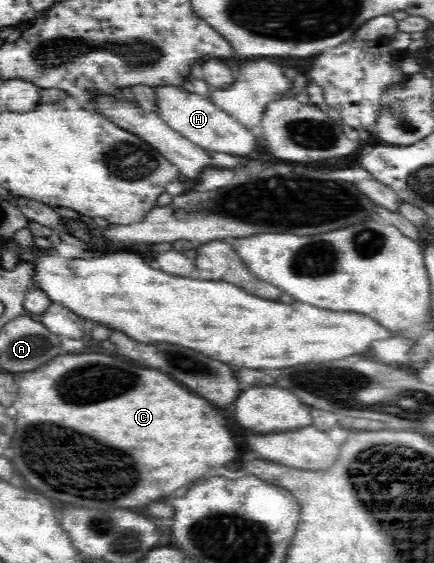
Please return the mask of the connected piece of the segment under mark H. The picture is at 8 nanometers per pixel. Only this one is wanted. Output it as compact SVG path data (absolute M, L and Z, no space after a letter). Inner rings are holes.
M155 86L157 110L155 112L173 129L187 140L201 146L206 151L245 156L255 152L257 137L235 117L221 110L209 98L186 92L181 86Z

